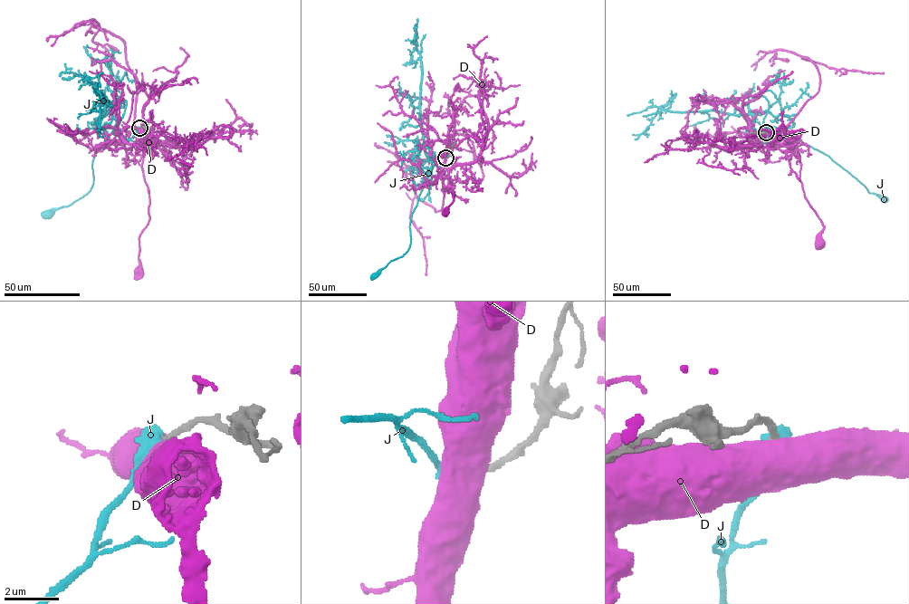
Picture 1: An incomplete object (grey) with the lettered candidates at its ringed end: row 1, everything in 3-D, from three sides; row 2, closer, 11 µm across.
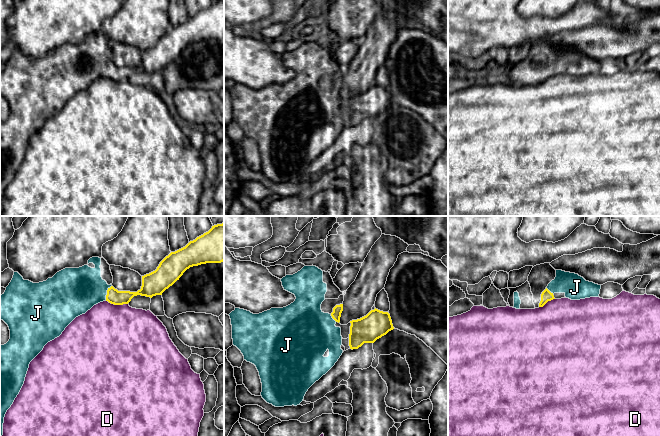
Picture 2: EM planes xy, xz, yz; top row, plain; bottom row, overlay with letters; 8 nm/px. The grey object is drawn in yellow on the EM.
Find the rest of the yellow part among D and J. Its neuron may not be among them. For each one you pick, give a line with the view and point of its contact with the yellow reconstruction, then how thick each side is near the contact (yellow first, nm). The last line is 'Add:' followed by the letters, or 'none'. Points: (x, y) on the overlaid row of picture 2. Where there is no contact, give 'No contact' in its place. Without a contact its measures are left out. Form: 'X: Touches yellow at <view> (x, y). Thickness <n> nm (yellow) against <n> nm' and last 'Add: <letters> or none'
J: Touches yellow at xy (107, 293). Thickness 120 nm (yellow) against 360 nm
Add: J

